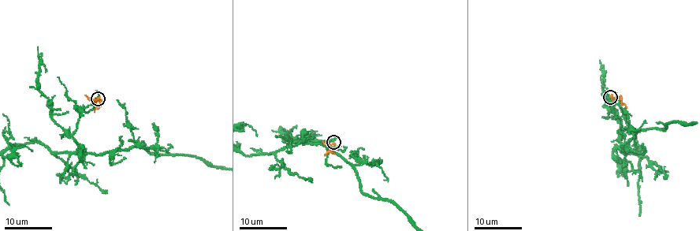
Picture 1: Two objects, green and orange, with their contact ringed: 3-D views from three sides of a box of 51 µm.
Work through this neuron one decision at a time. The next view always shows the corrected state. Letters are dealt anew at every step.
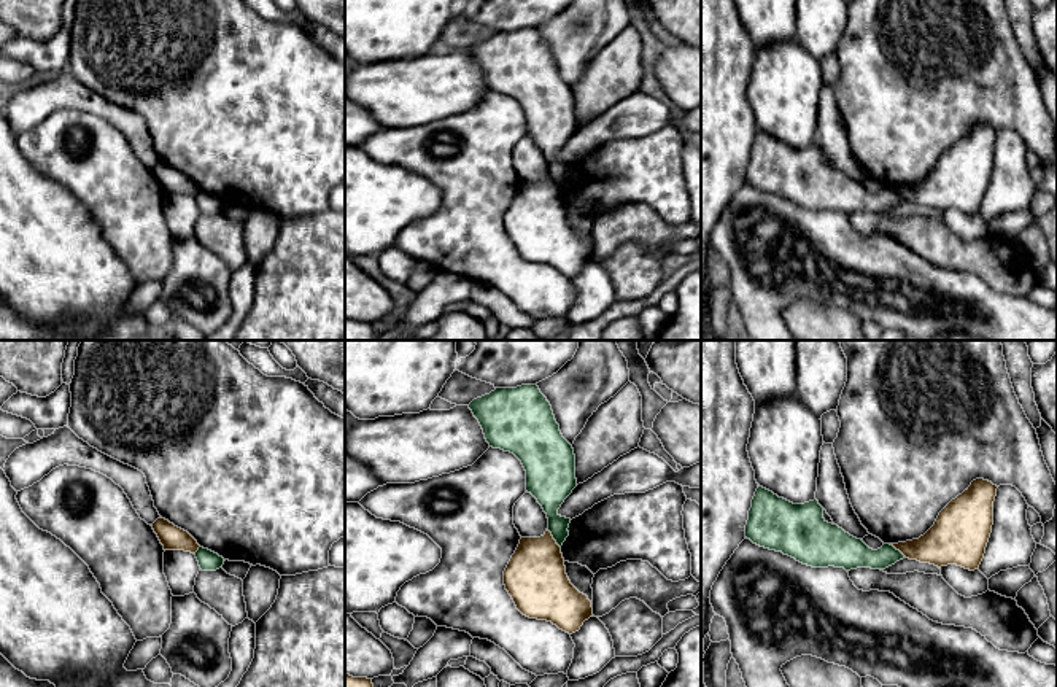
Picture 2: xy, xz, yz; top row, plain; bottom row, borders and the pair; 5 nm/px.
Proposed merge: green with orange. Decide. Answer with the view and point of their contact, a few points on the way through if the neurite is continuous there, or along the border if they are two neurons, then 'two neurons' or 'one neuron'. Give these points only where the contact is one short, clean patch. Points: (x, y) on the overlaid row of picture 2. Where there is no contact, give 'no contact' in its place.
contact xz (553, 538); border xz (547, 528), (560, 547); two neurons

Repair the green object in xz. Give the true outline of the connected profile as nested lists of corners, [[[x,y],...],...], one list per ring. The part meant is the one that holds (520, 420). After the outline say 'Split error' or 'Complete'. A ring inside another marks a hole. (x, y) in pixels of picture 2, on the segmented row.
[[[521,385],[496,388],[490,394],[474,399],[469,409],[478,420],[490,447],[510,452],[521,461],[526,471],[526,491],[542,506],[548,518],[548,531],[561,547],[569,536],[571,518],[561,517],[558,509],[577,487],[575,455],[559,431],[550,402],[537,385]]]. Complete

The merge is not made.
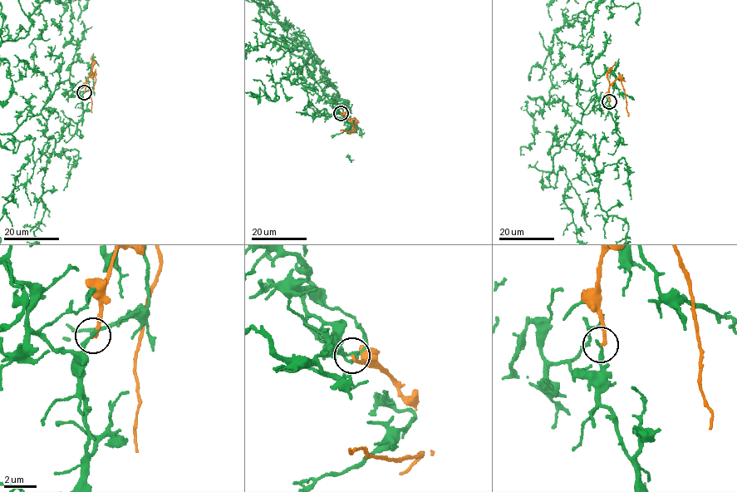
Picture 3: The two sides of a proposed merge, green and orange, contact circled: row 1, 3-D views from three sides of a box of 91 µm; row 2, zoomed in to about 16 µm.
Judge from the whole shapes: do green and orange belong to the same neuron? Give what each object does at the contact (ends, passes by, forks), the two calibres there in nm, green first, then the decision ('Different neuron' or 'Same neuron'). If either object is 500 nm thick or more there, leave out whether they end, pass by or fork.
At the ring green ends. At the ring orange ends. Thickness 240 nm (green) against 220 nm. Different neuron

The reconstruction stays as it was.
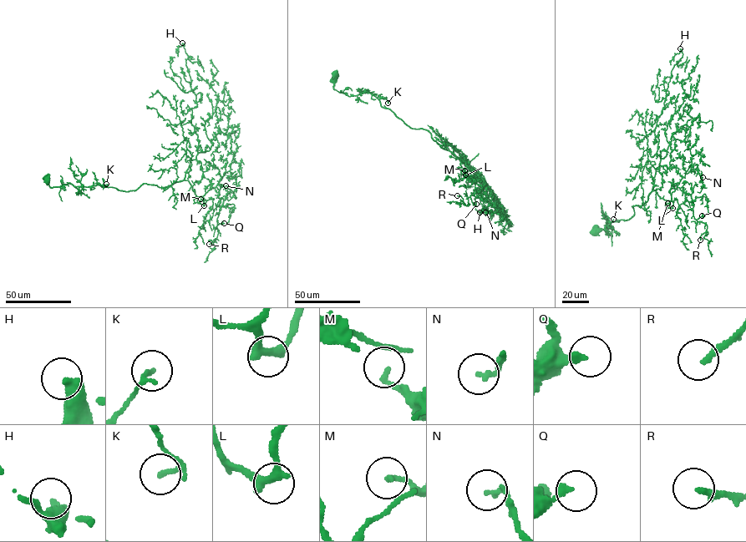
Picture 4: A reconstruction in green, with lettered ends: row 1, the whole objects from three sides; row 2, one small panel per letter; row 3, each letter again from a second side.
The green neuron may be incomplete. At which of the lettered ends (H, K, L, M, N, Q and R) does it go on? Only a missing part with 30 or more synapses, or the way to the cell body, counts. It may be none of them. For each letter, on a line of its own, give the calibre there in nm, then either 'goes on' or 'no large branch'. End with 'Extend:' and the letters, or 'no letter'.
H: calibre 400 nm; no large branch
K: calibre 160 nm; no large branch
L: calibre 320 nm; goes on
M: calibre 100 nm; no large branch
N: calibre 160 nm; no large branch
Q: calibre 200 nm; no large branch
R: calibre 240 nm; goes on
Extend: L, R

